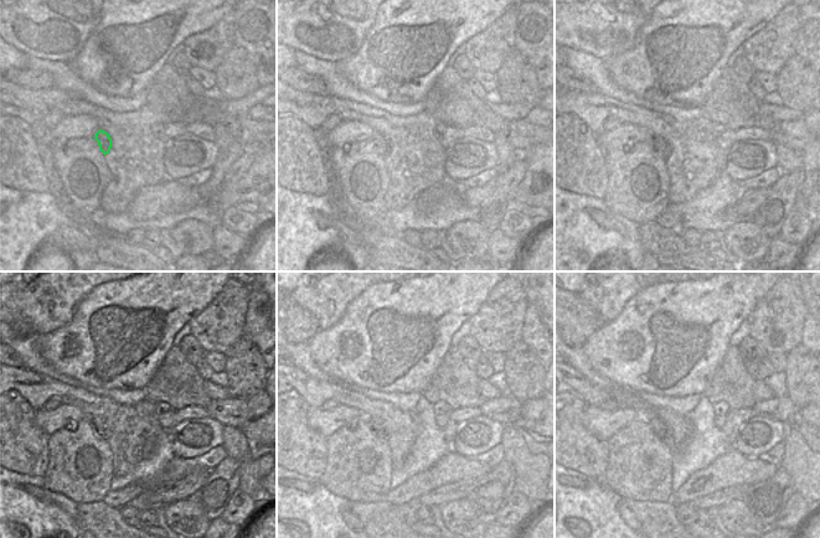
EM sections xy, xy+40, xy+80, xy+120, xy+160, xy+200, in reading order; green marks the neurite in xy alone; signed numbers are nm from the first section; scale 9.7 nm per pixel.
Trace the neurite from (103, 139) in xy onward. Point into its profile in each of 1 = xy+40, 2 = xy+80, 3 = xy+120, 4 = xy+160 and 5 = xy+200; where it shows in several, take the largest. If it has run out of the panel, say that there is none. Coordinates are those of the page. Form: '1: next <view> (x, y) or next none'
1: next xy+40 (382, 143)
2: next xy+80 (661, 146)
3: next xy+120 (97, 422)
4: next xy+160 (378, 425)
5: next xy+200 (660, 430)

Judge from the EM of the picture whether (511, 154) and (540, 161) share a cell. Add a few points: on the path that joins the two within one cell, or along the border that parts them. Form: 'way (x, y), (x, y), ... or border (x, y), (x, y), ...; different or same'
border (529, 151), (525, 160); different

